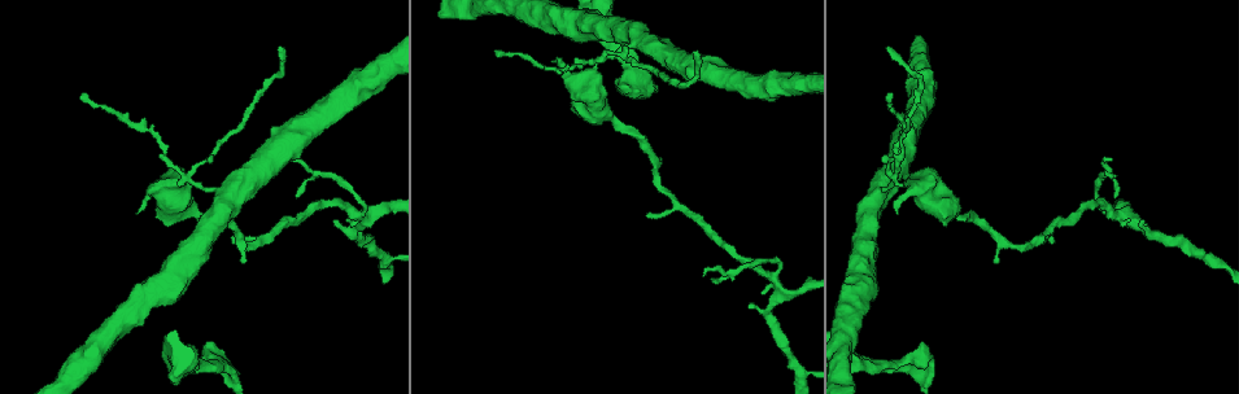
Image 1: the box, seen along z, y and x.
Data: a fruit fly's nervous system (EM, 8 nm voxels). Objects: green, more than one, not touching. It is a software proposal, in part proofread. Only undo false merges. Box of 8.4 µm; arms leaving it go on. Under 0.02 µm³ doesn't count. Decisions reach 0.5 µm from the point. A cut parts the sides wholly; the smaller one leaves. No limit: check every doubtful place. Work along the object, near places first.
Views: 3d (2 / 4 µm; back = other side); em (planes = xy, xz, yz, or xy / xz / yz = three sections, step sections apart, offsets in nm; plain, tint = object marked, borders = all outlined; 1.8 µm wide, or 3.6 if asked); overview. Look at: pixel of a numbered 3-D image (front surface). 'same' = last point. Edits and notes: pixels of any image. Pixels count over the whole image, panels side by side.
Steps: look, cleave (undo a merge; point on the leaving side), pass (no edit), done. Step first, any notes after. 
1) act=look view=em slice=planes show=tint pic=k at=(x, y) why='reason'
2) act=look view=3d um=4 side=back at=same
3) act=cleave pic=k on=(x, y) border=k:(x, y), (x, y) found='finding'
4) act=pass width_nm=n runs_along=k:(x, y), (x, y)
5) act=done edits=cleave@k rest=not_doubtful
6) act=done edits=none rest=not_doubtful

act=look view=em slice=xz step=8 show=tint pic=1 at=(892, 180) why='calibre changes'

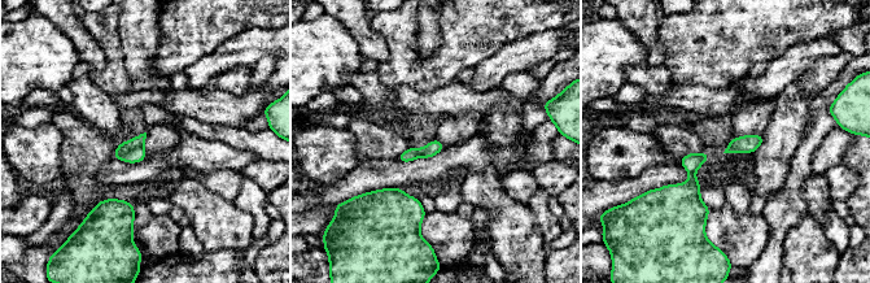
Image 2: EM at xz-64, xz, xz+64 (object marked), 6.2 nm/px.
act=cleave pic=2 on=(123, 148) border=2:(143, 144), (130, 149), (119, 159) found='a second neuron is stuck on'

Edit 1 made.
act=look view=overview why='see it whole again'

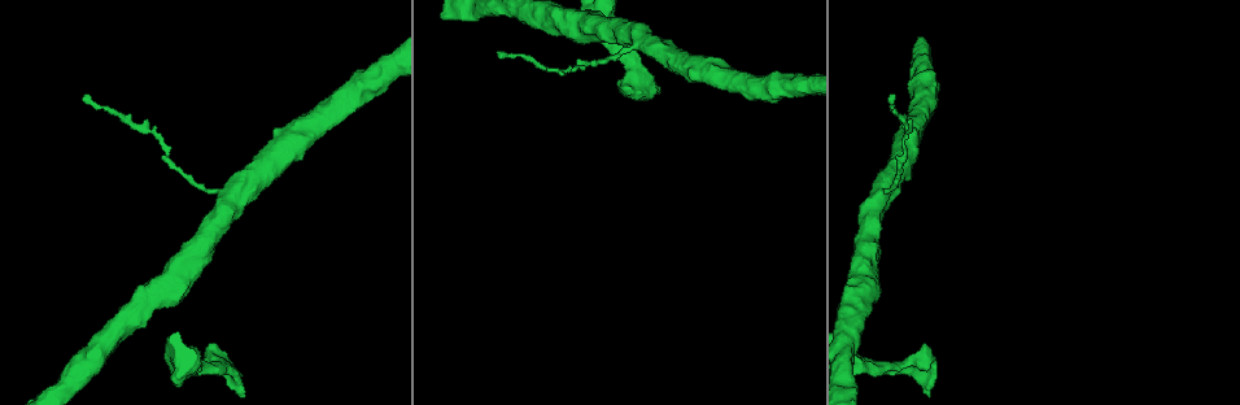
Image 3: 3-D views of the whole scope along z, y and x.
act=look view=em um=3.6 slice=planes show=tint pic=3 at=(862, 363) why='thick turns thin'

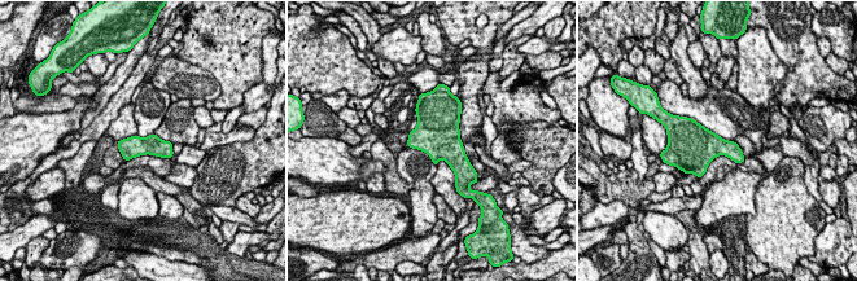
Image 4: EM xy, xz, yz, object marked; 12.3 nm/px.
act=pass width_nm=260 found='all the same neuron'

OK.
act=done edits=cleave@2 rest=not_doubtful

